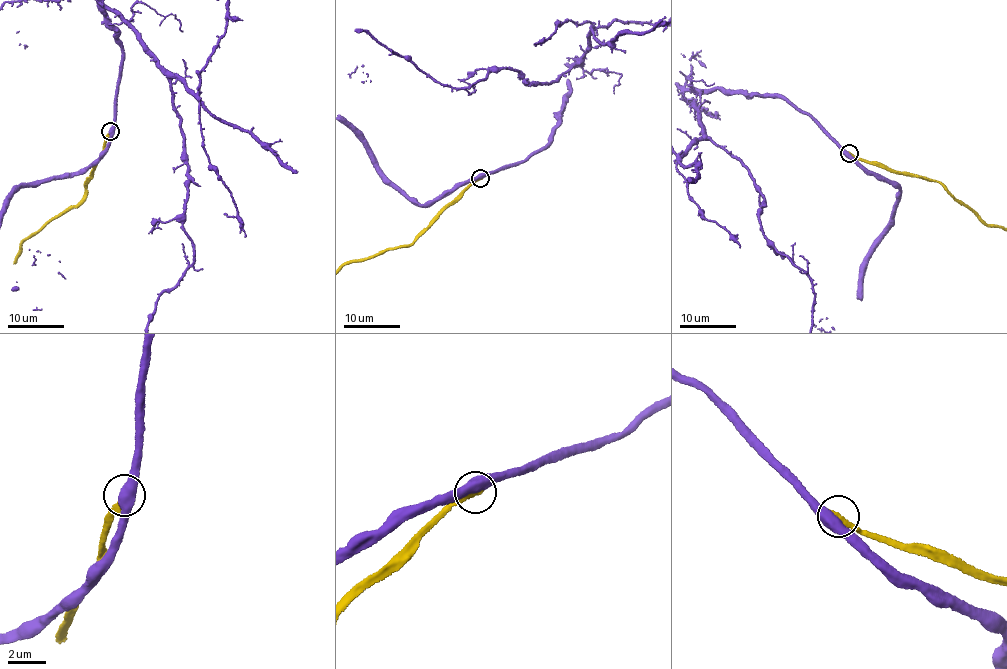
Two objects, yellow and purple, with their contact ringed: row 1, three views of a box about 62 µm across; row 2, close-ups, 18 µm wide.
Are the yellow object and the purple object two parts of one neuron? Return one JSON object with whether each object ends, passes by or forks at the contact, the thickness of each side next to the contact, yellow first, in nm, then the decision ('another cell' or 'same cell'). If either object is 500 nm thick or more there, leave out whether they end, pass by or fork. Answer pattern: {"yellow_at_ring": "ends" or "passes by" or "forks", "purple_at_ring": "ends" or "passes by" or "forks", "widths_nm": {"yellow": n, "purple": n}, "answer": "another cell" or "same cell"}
{"yellow_at_ring": "ends", "purple_at_ring": "passes by", "widths_nm": {"yellow": 400, "purple": 480}, "answer": "another cell"}

